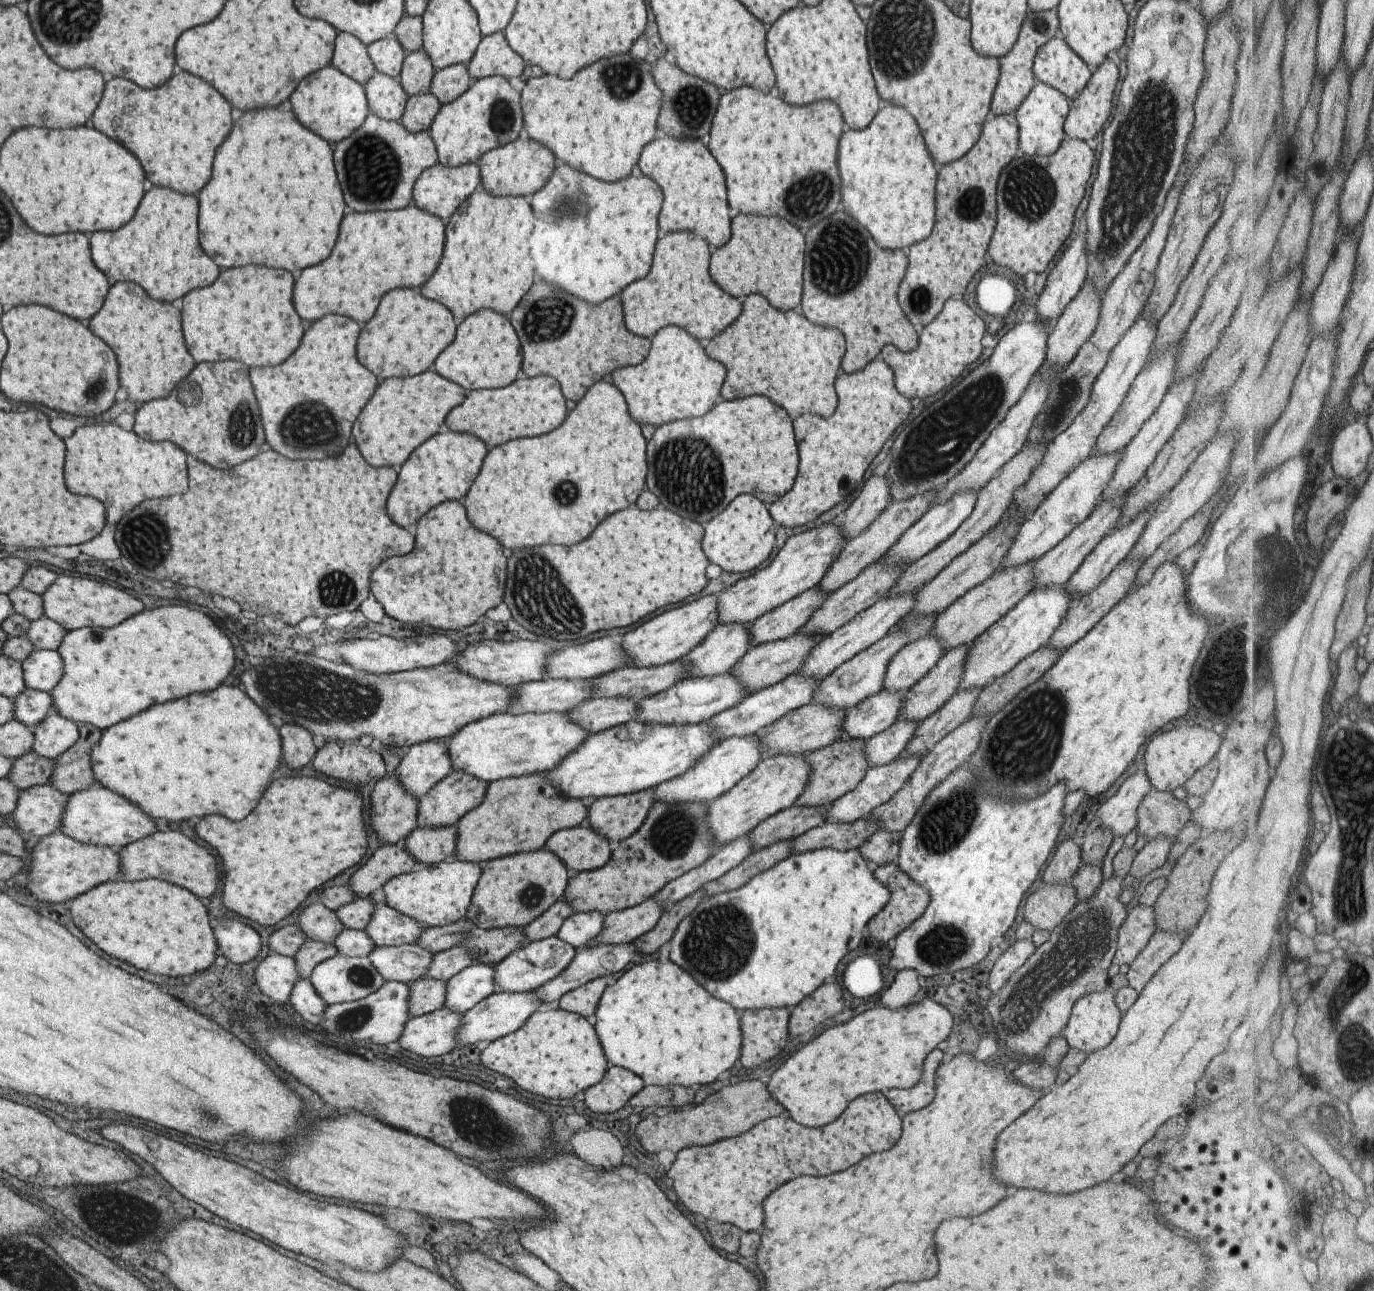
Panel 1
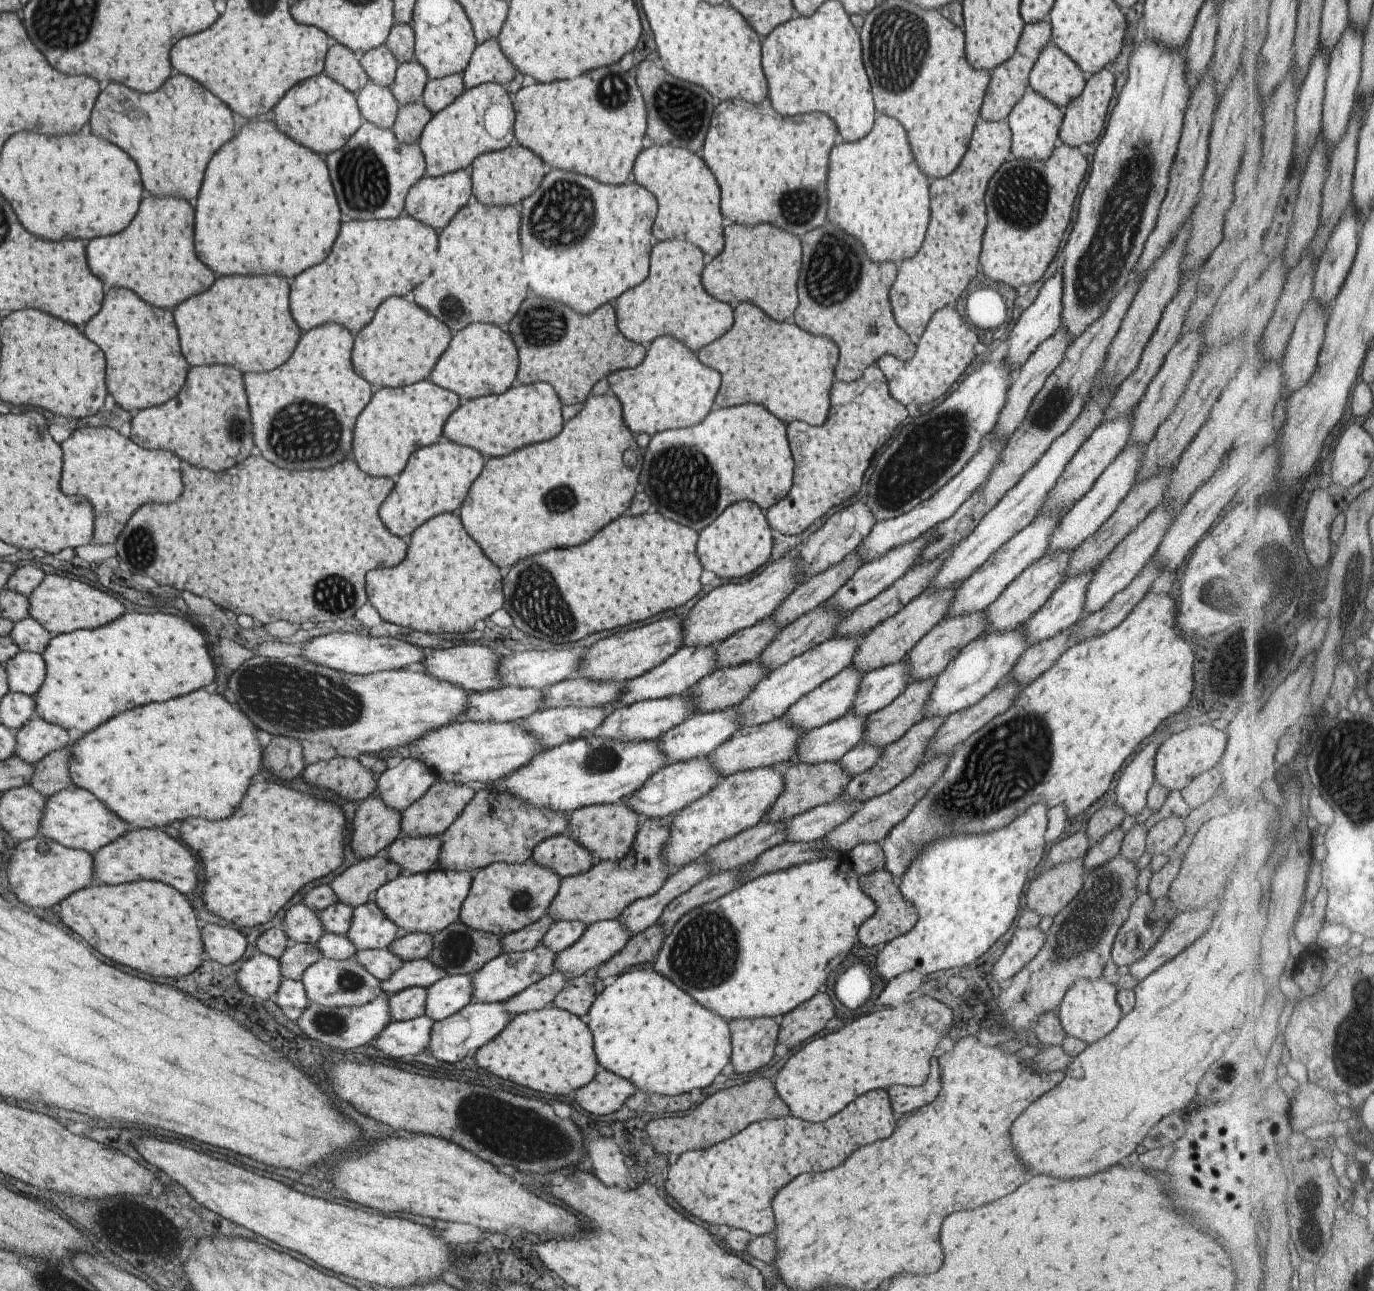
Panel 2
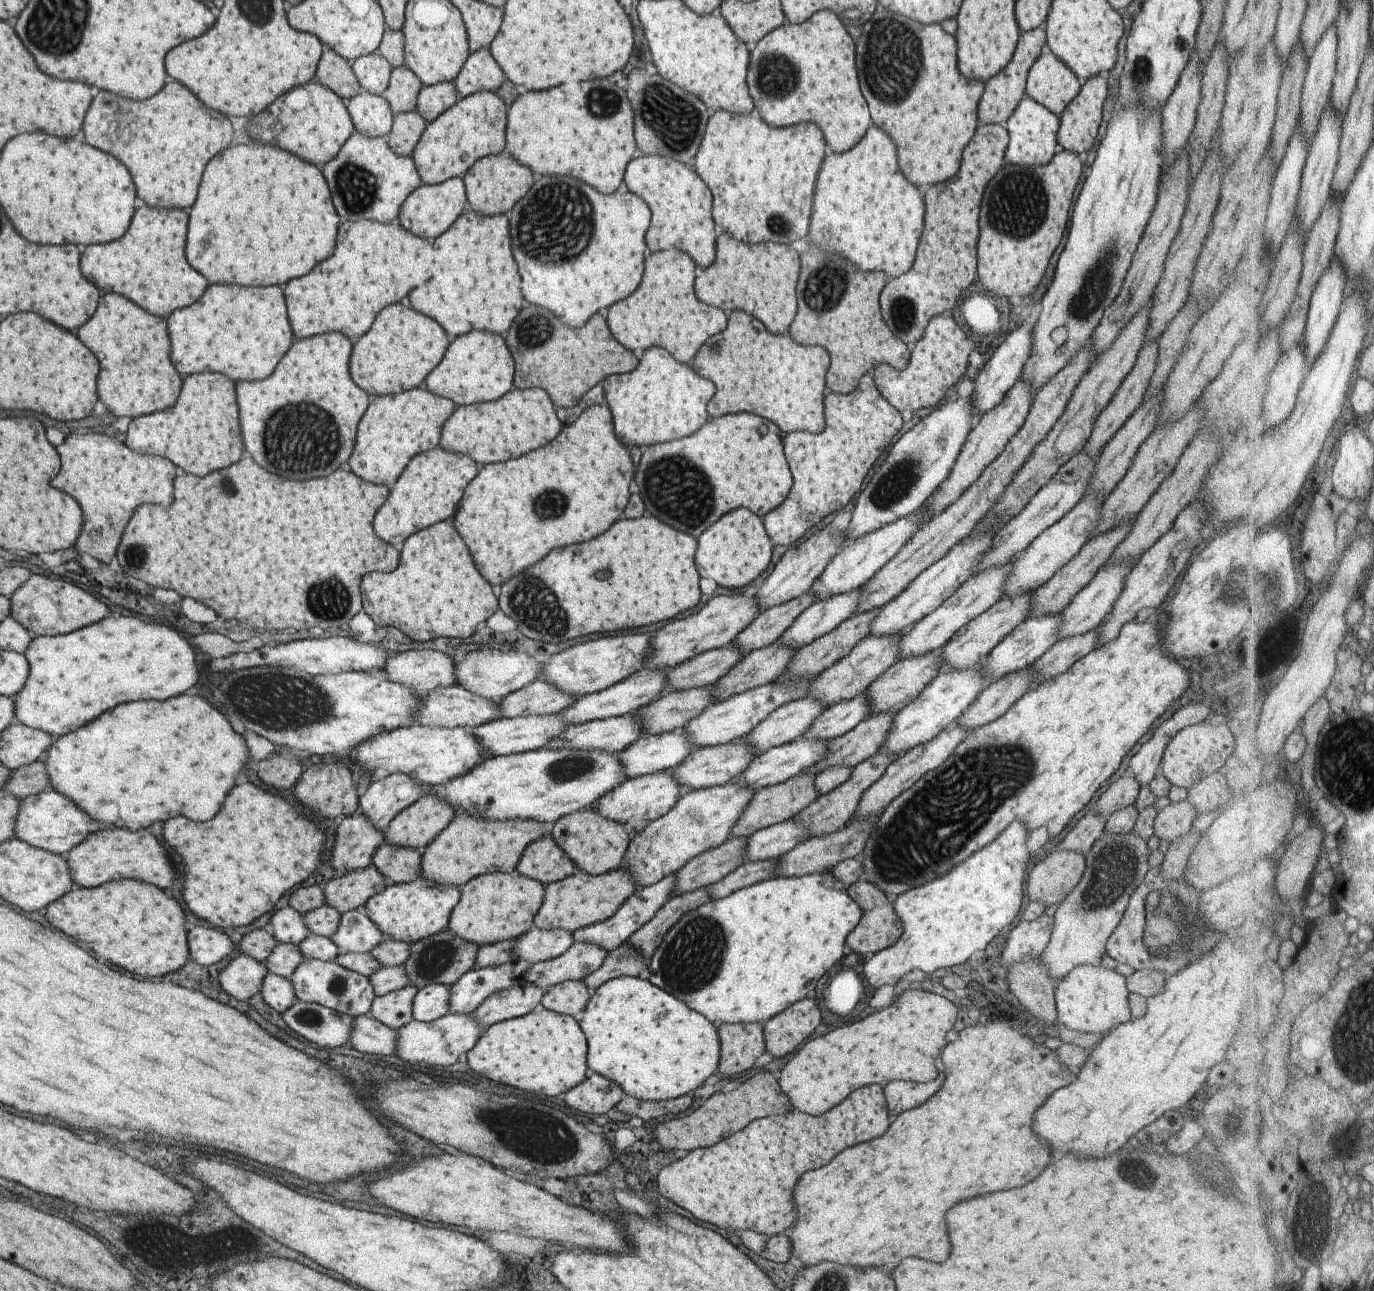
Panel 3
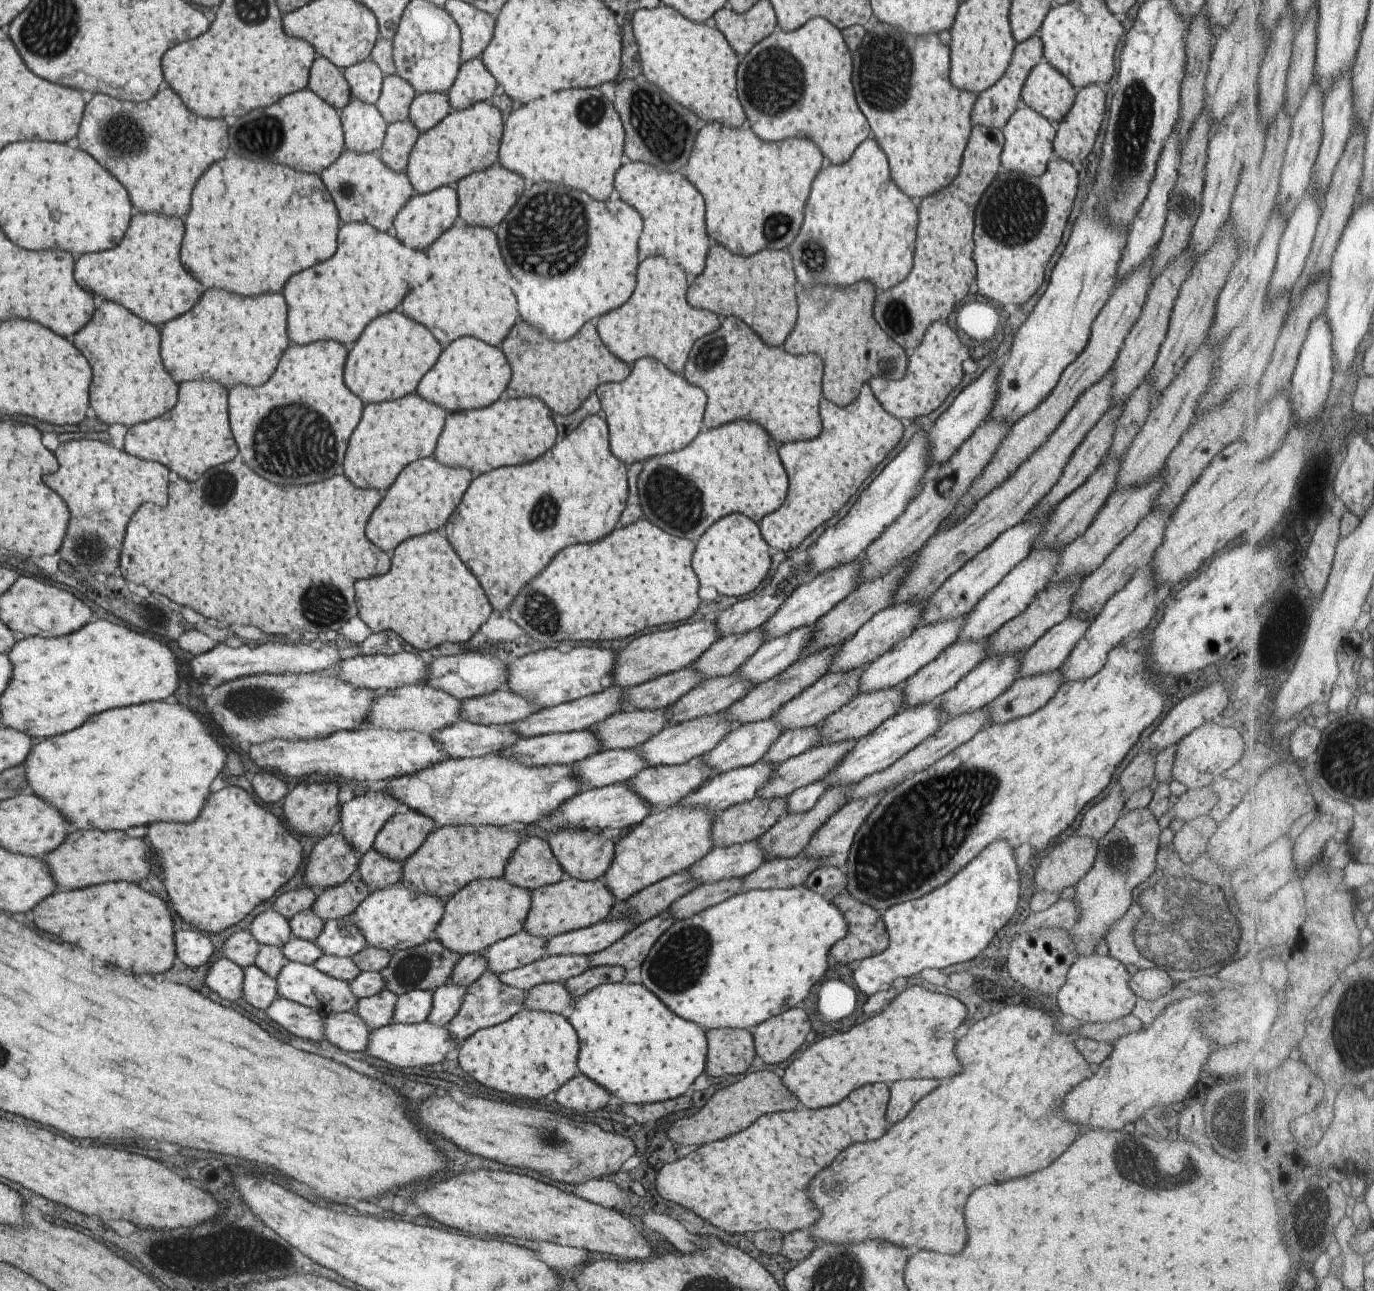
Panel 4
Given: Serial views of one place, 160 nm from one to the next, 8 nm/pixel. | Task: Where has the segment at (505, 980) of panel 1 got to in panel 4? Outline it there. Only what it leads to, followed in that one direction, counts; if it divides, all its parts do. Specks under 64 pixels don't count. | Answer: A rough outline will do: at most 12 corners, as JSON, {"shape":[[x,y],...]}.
{"shape":[[438,986],[426,1021],[445,1026],[458,1011],[466,987]]}

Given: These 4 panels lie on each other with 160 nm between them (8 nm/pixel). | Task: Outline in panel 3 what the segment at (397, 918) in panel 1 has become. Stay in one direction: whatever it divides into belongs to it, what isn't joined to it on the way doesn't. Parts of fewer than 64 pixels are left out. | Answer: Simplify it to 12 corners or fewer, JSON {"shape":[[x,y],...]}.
{"shape":[[365,906],[340,916],[339,953],[367,953],[384,938]]}

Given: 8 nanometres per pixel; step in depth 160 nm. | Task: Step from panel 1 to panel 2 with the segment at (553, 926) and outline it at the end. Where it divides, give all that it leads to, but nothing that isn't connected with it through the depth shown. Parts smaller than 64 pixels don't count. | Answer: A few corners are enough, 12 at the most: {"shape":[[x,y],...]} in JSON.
{"shape":[[547,914],[500,938],[501,953],[535,948],[553,923]]}

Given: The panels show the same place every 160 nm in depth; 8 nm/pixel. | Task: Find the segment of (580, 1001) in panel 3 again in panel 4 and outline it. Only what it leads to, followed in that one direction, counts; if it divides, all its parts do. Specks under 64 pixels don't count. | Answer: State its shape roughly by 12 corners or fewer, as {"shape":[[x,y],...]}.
{"shape":[[562,983],[524,991],[522,1006],[559,1013],[573,1004]]}

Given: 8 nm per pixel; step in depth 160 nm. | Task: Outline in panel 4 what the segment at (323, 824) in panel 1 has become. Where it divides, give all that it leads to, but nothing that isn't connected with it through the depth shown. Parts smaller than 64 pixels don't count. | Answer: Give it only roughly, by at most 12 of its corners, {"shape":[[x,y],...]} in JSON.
{"shape":[[241,788],[143,836],[175,914],[221,932],[301,846]]}

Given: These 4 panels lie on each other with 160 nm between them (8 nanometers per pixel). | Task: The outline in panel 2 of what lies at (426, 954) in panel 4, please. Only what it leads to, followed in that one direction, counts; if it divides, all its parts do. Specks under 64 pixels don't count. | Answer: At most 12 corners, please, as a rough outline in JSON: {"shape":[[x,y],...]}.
{"shape":[[457,920],[432,934],[425,959],[470,975],[503,952],[501,936]]}

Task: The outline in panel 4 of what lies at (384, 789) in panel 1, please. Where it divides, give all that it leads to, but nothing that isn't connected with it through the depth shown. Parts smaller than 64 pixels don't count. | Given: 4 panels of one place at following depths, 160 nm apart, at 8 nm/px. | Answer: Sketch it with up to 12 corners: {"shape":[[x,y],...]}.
{"shape":[[342,832],[315,841],[304,862],[304,887],[344,883],[361,853]]}

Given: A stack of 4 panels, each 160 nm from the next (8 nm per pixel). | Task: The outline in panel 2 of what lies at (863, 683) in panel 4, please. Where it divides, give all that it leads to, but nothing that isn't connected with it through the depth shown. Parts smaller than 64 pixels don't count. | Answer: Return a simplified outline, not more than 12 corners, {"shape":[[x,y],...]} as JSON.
{"shape":[[1065,511],[1035,516],[957,584],[943,618],[983,611],[1045,554]]}

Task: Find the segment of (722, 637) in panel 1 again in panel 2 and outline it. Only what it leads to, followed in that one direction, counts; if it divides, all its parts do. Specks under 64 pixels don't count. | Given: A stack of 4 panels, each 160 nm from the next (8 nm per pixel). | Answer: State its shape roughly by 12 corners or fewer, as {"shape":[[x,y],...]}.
{"shape":[[714,644],[681,647],[628,679],[609,712],[685,694],[716,668]]}

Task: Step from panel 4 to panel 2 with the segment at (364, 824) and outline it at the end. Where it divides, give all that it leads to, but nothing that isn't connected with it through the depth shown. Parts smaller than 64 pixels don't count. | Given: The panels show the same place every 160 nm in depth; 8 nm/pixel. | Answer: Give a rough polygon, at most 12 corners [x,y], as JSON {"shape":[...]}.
{"shape":[[405,757],[380,774],[373,794],[401,812],[421,798],[437,776]]}

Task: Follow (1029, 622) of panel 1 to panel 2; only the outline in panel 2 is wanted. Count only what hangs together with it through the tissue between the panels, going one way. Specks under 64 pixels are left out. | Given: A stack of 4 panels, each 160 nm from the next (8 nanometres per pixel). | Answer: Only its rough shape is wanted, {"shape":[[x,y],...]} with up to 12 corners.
{"shape":[[1018,630],[979,636],[935,677],[923,718],[969,708],[1027,648]]}

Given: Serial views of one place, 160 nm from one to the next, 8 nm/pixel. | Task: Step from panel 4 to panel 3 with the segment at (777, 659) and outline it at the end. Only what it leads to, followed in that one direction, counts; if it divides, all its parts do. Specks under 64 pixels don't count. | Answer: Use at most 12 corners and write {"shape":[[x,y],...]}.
{"shape":[[860,588],[813,601],[779,635],[793,651],[854,614]]}

